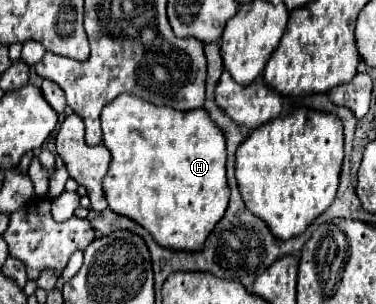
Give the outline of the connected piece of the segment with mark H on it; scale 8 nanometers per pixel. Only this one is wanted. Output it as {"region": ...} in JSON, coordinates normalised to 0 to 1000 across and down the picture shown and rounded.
{"region":[[[322,309],[274,355],[269,421],[274,480],[295,500],[290,566],[274,586],[274,632],[290,684],[306,704],[375,737],[434,816],[465,829],[540,822],[551,776],[593,717],[609,664],[609,618],[598,586],[598,447],[561,401],[556,375],[540,355],[481,375],[471,362],[449,362],[449,349],[412,349],[386,336],[359,309]]]}

